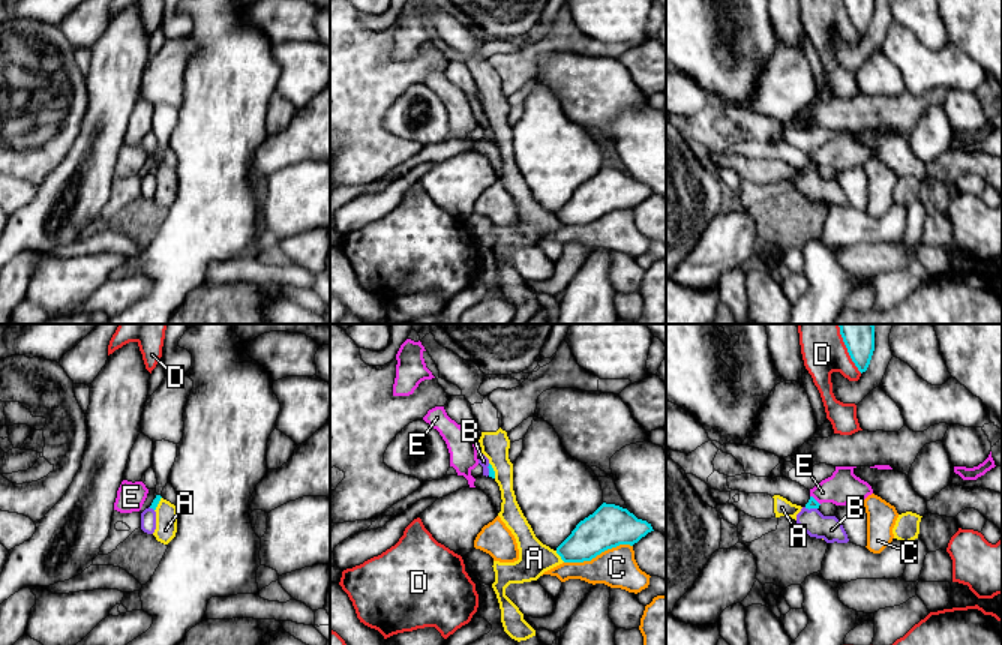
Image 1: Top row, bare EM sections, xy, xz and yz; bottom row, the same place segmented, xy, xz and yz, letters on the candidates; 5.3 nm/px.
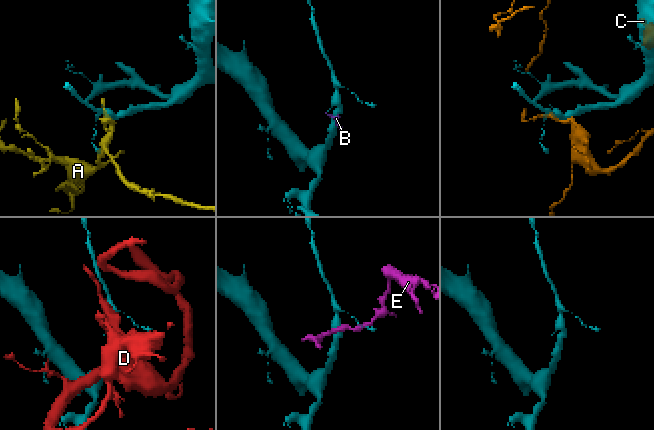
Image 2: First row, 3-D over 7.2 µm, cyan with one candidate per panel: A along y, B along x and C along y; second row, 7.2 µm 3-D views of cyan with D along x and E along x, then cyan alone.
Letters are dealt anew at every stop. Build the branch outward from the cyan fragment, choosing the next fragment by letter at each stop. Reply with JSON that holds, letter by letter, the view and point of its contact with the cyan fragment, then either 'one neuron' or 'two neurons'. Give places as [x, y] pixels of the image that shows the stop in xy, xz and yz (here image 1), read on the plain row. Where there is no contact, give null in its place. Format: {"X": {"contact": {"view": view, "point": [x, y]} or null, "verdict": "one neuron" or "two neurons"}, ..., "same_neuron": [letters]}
{"A": {"contact": {"view": "xz", "point": [560, 219]}, "verdict": "two neurons"}, "B": {"contact": {"view": "yz", "point": [810, 171]}, "verdict": "one neuron"}, "C": {"contact": {"view": "xz", "point": [597, 218]}, "verdict": "two neurons"}, "D": {"contact": {"view": "yz", "point": [849, 18]}, "verdict": "two neurons"}, "E": {"contact": {"view": "yz", "point": [815, 164]}, "verdict": "two neurons"}, "same_neuron": ["B"]}

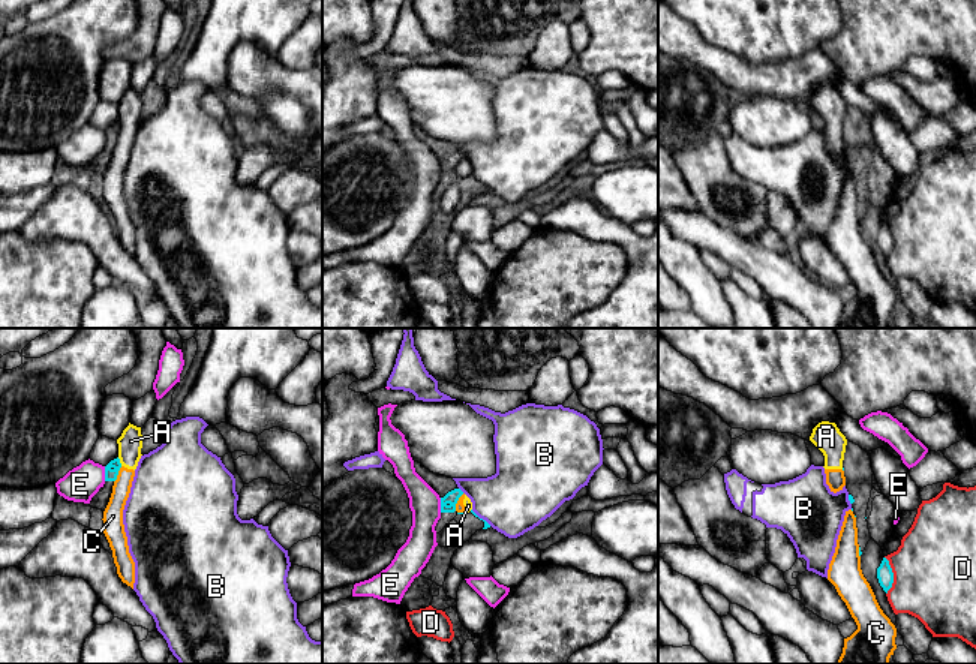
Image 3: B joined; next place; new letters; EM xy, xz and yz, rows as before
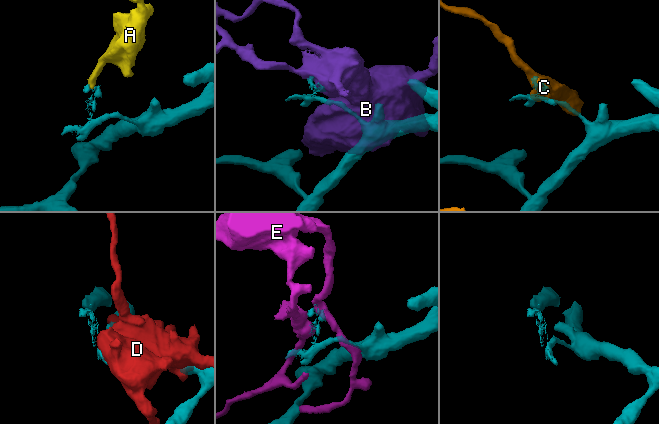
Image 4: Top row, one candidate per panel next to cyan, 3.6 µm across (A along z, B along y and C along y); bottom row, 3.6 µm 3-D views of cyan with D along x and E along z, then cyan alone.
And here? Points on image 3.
{"A": {"contact": {"view": "xy", "point": [119, 126]}, "verdict": "two neurons"}, "B": {"contact": {"view": "xz", "point": [461, 155]}, "verdict": "two neurons"}, "C": {"contact": {"view": "xy", "point": [117, 138]}, "verdict": "two neurons"}, "D": {"contact": {"view": "yz", "point": [892, 240]}, "verdict": "two neurons"}, "E": {"contact": {"view": "xy", "point": [105, 138]}, "verdict": "two neurons"}, "same_neuron": []}

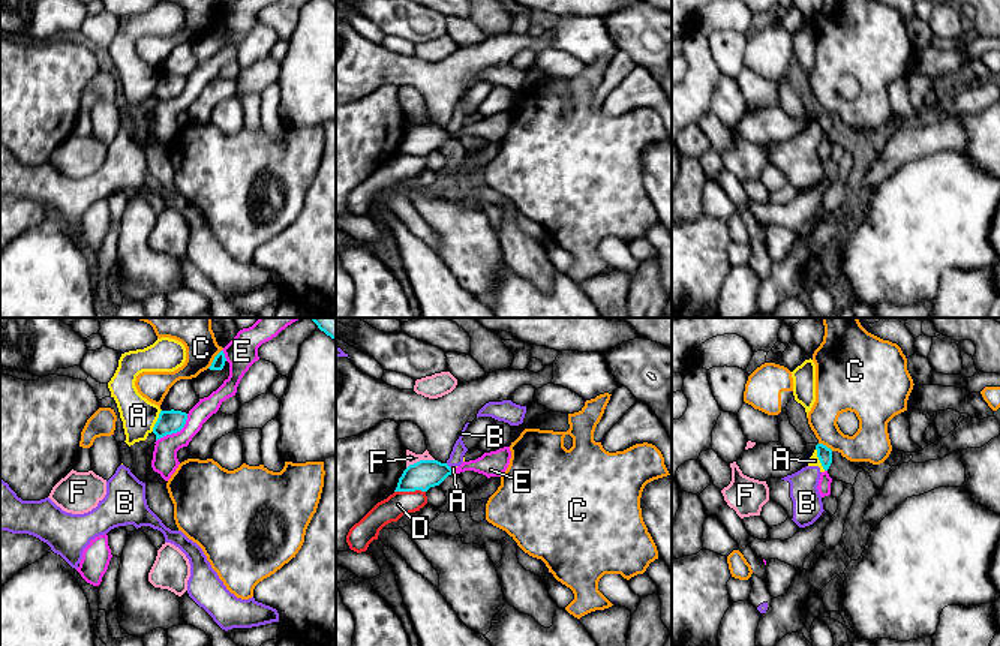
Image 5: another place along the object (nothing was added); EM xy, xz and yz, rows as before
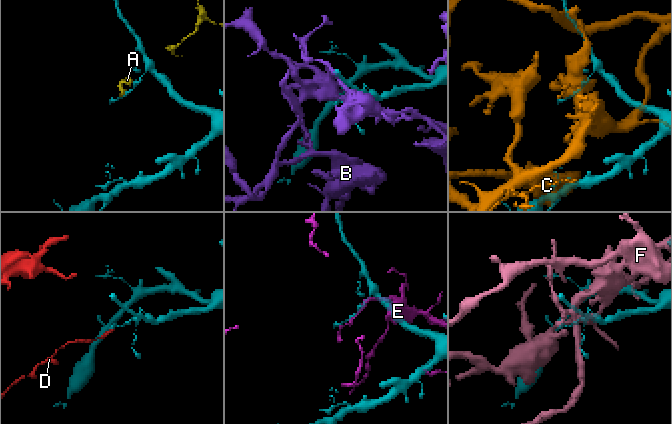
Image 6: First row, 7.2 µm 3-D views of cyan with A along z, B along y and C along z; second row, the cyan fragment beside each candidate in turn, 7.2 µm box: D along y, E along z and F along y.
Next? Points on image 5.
{"A": {"contact": {"view": "xy", "point": [158, 84]}, "verdict": "two neurons"}, "B": {"contact": {"view": "xz", "point": [449, 131]}, "verdict": "two neurons"}, "C": {"contact": {"view": "xy", "point": [215, 23]}, "verdict": "two neurons"}, "D": {"contact": {"view": "xz", "point": [410, 155]}, "verdict": "two neurons"}, "E": {"contact": {"view": "xy", "point": [176, 96]}, "verdict": "two neurons"}, "F": {"contact": {"view": "xz", "point": [420, 125]}, "verdict": "two neurons"}, "same_neuron": []}

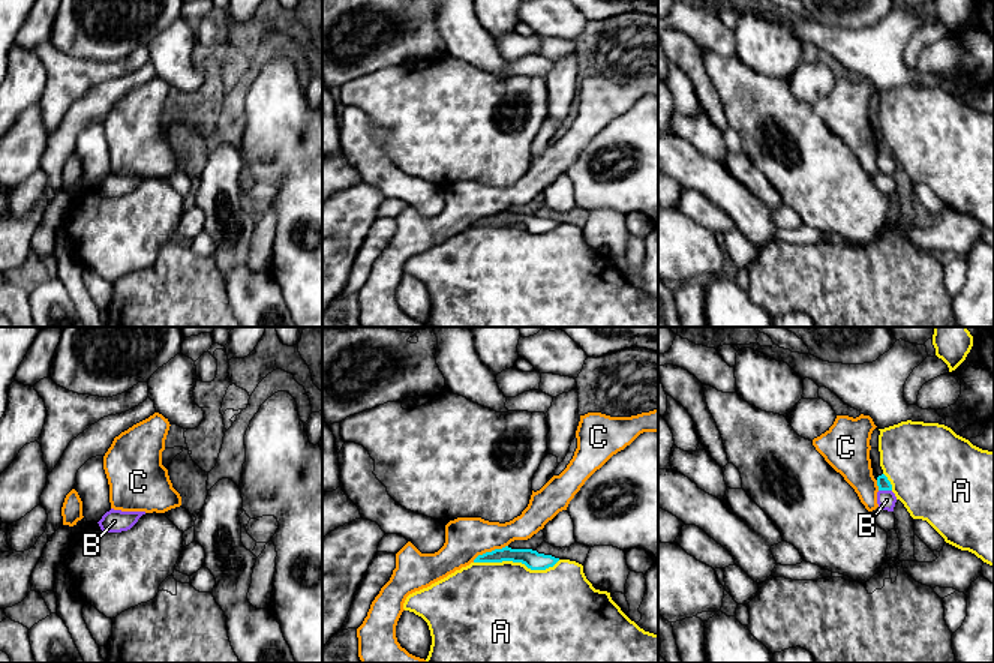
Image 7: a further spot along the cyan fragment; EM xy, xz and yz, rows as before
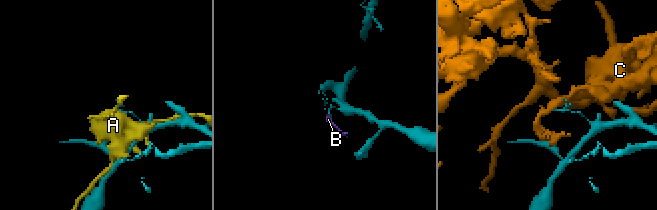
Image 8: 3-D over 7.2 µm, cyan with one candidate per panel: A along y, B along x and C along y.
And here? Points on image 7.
{"A": {"contact": {"view": "xz", "point": [516, 225]}, "verdict": "two neurons"}, "B": {"contact": {"view": "yz", "point": [885, 153]}, "verdict": "one neuron"}, "C": {"contact": {"view": "xz", "point": [489, 216]}, "verdict": "two neurons"}, "same_neuron": ["B"]}

